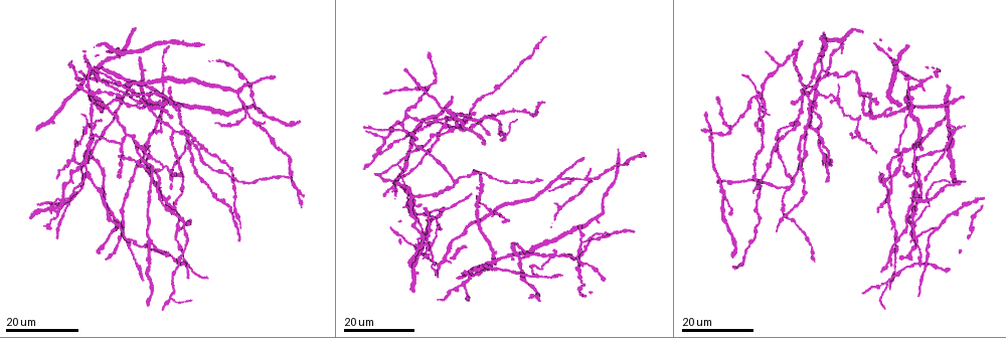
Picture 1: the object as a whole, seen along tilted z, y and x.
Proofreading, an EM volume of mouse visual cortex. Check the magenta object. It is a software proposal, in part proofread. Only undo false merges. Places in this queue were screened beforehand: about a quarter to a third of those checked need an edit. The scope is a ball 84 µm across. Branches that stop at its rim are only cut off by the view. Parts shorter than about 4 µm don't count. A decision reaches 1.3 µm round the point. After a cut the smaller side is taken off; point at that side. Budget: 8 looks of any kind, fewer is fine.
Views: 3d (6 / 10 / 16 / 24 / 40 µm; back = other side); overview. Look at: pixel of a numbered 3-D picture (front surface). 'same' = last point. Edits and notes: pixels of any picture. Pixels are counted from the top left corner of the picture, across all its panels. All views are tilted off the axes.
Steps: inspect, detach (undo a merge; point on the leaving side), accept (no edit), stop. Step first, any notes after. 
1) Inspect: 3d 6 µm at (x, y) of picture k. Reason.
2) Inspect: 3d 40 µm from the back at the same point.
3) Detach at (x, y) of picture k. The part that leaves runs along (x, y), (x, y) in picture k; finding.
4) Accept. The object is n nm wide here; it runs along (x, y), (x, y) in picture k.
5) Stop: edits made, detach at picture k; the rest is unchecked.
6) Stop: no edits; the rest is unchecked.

Inspect: 3d 16 µm at (176, 207) of picture 1.

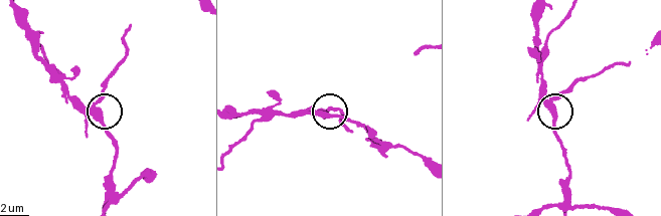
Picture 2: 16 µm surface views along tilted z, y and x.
Inspect: 3d 6 µm at (97, 108) of picture 2.

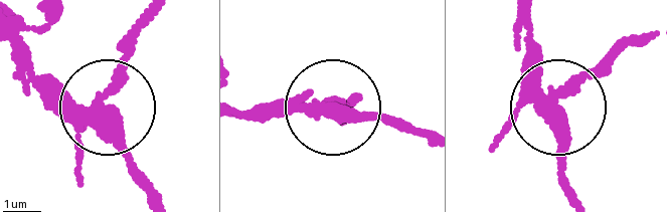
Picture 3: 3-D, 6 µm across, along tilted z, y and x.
Detach at (124, 78) of picture 3. The side arm is 30 µm long; the part that leaves runs along (541, 101), (558, 100), (643, 41) in picture 3; two neurons meet here.

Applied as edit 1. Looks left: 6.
Inspect: overview. Redraw.

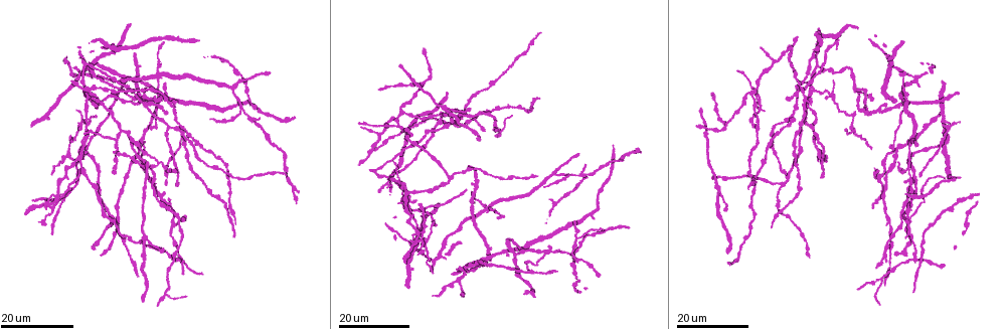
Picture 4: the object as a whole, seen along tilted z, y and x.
Inspect: 3d 16 µm at (905, 100) of picture 4.

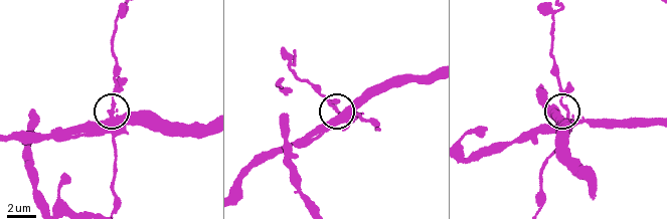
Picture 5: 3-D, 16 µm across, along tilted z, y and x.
Inspect: 3d 6 µm at (112, 109) of picture 5.

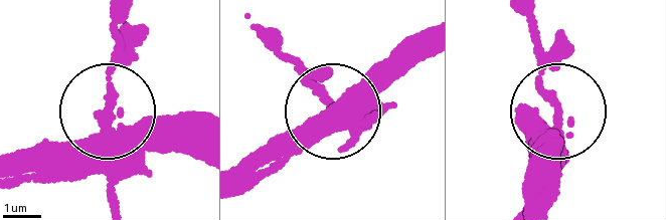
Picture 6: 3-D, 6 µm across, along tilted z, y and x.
Detach at (108, 77) of picture 6. The part that leaves runs along (109, 121), (105, 75), (120, 16) in picture 6; a second neuron is stuck on.

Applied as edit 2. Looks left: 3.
Inspect: overview. See it whole again.

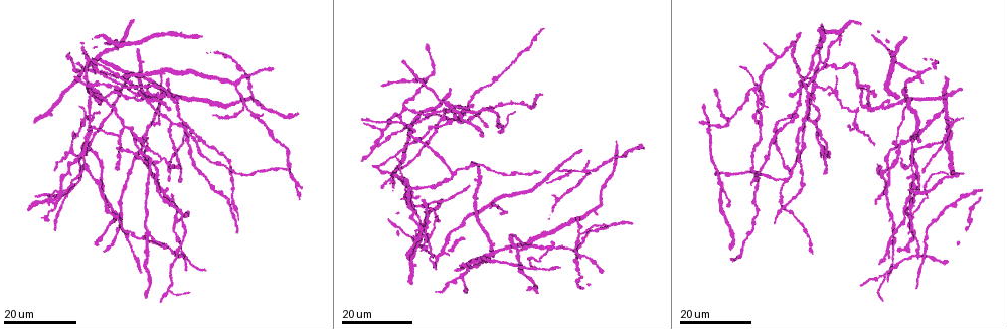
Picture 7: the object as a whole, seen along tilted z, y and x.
Inspect: 3d 16 µm at (254, 112) of picture 7. Four or more arms meet.

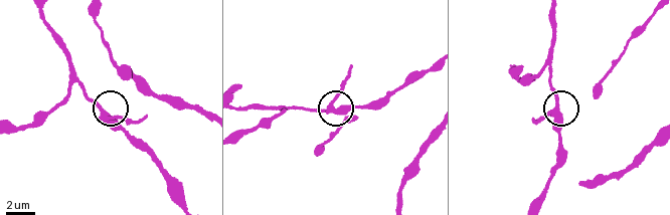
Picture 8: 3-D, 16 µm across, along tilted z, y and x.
Inspect: 3d 6 µm at (561, 116) of picture 8.

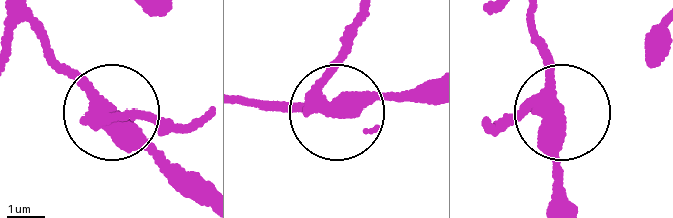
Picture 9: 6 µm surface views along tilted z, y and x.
Accept. 4 arms meet here; all the same neuron.

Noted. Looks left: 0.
Stop: edits made, detach at picture 3, detach at picture 6; the rest is unchecked.

